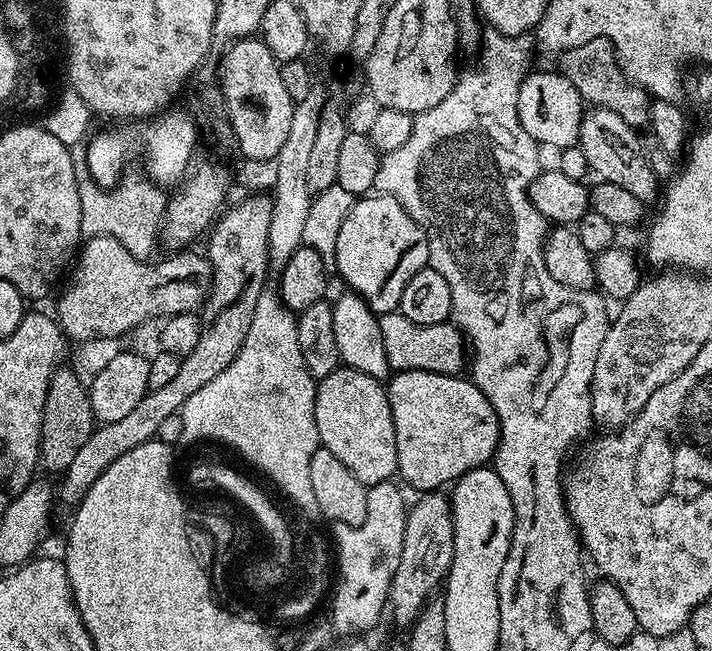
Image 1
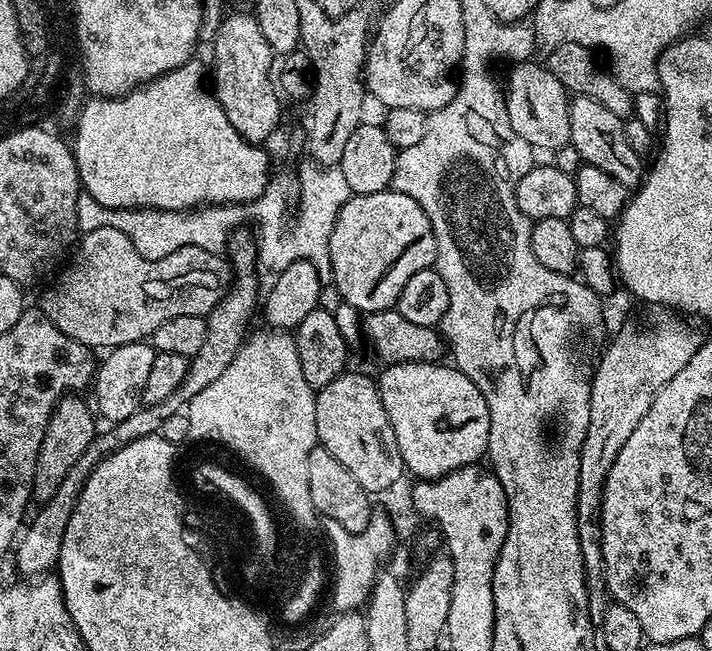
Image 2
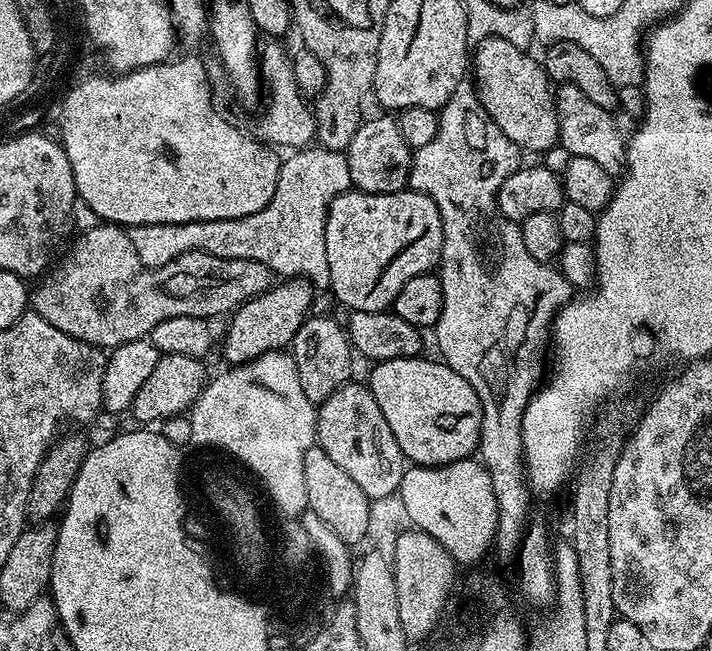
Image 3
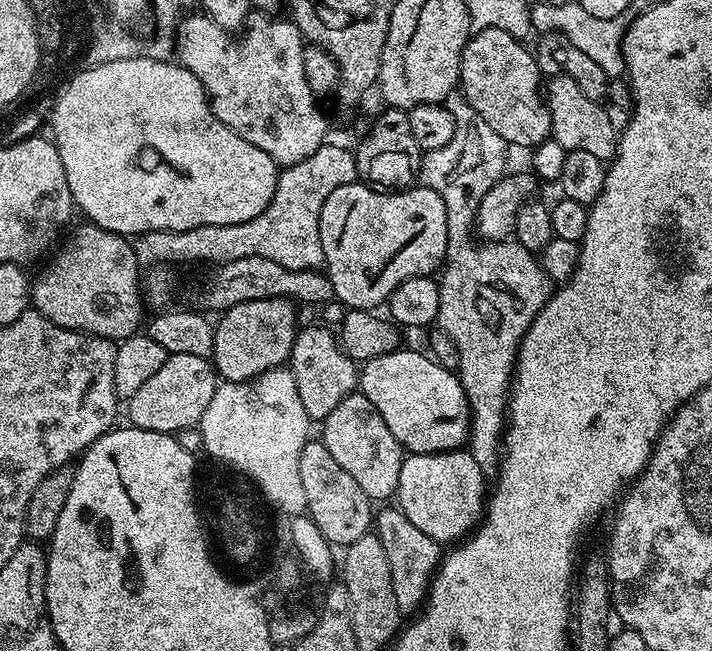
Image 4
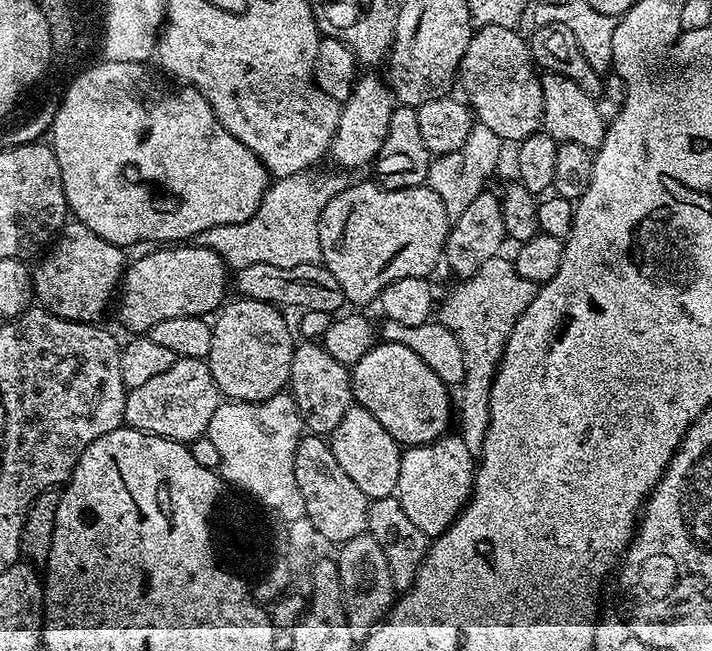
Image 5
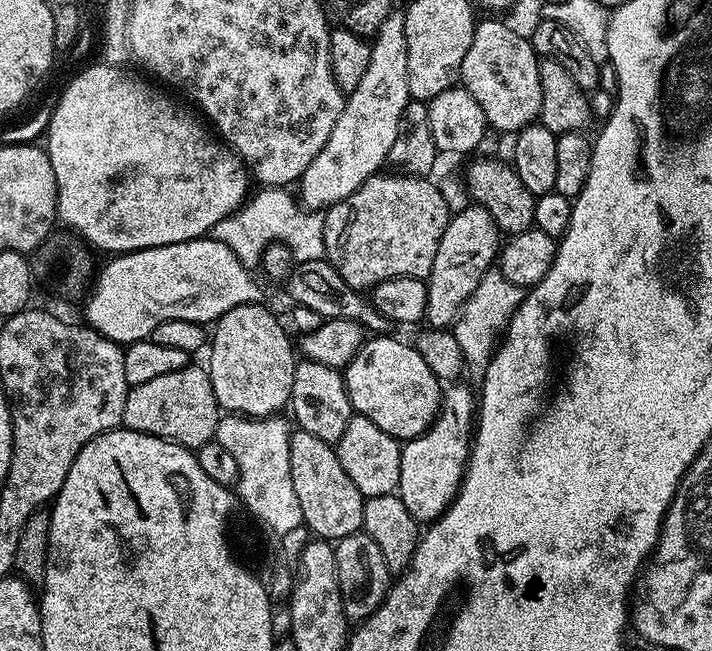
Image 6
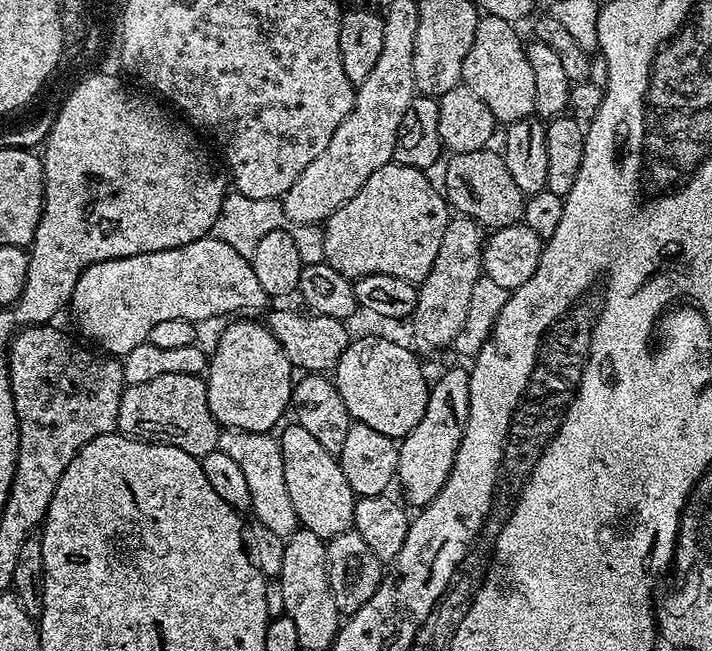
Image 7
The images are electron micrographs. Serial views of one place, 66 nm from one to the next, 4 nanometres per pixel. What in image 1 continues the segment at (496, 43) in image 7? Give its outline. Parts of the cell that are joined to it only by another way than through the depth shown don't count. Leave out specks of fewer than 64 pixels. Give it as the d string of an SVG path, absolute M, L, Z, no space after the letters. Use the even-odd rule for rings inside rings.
M532 70L524 77L518 90L518 122L522 122L522 130L536 140L537 145L549 144L553 150L569 148L577 144L579 128L582 126L586 103L574 88L568 76L563 76L558 70Z

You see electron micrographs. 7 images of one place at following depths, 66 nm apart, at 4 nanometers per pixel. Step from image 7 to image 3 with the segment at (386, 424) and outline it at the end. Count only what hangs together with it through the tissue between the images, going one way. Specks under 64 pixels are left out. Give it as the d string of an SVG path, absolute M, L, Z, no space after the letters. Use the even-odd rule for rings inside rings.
M418 355L381 360L366 379L366 387L374 394L374 402L378 402L382 409L394 438L398 438L405 461L422 468L437 468L440 464L467 460L479 449L482 406L478 402L478 394L474 394L474 386L470 386L462 374L439 359L424 359L423 355Z

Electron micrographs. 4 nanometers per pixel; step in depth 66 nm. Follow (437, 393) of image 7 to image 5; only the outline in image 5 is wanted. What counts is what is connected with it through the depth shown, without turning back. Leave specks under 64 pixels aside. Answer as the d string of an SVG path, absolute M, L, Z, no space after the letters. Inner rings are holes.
M445 434L433 444L417 444L403 449L395 495L402 502L410 522L429 538L435 538L455 522L468 503L476 482L477 457L466 450L459 434Z

